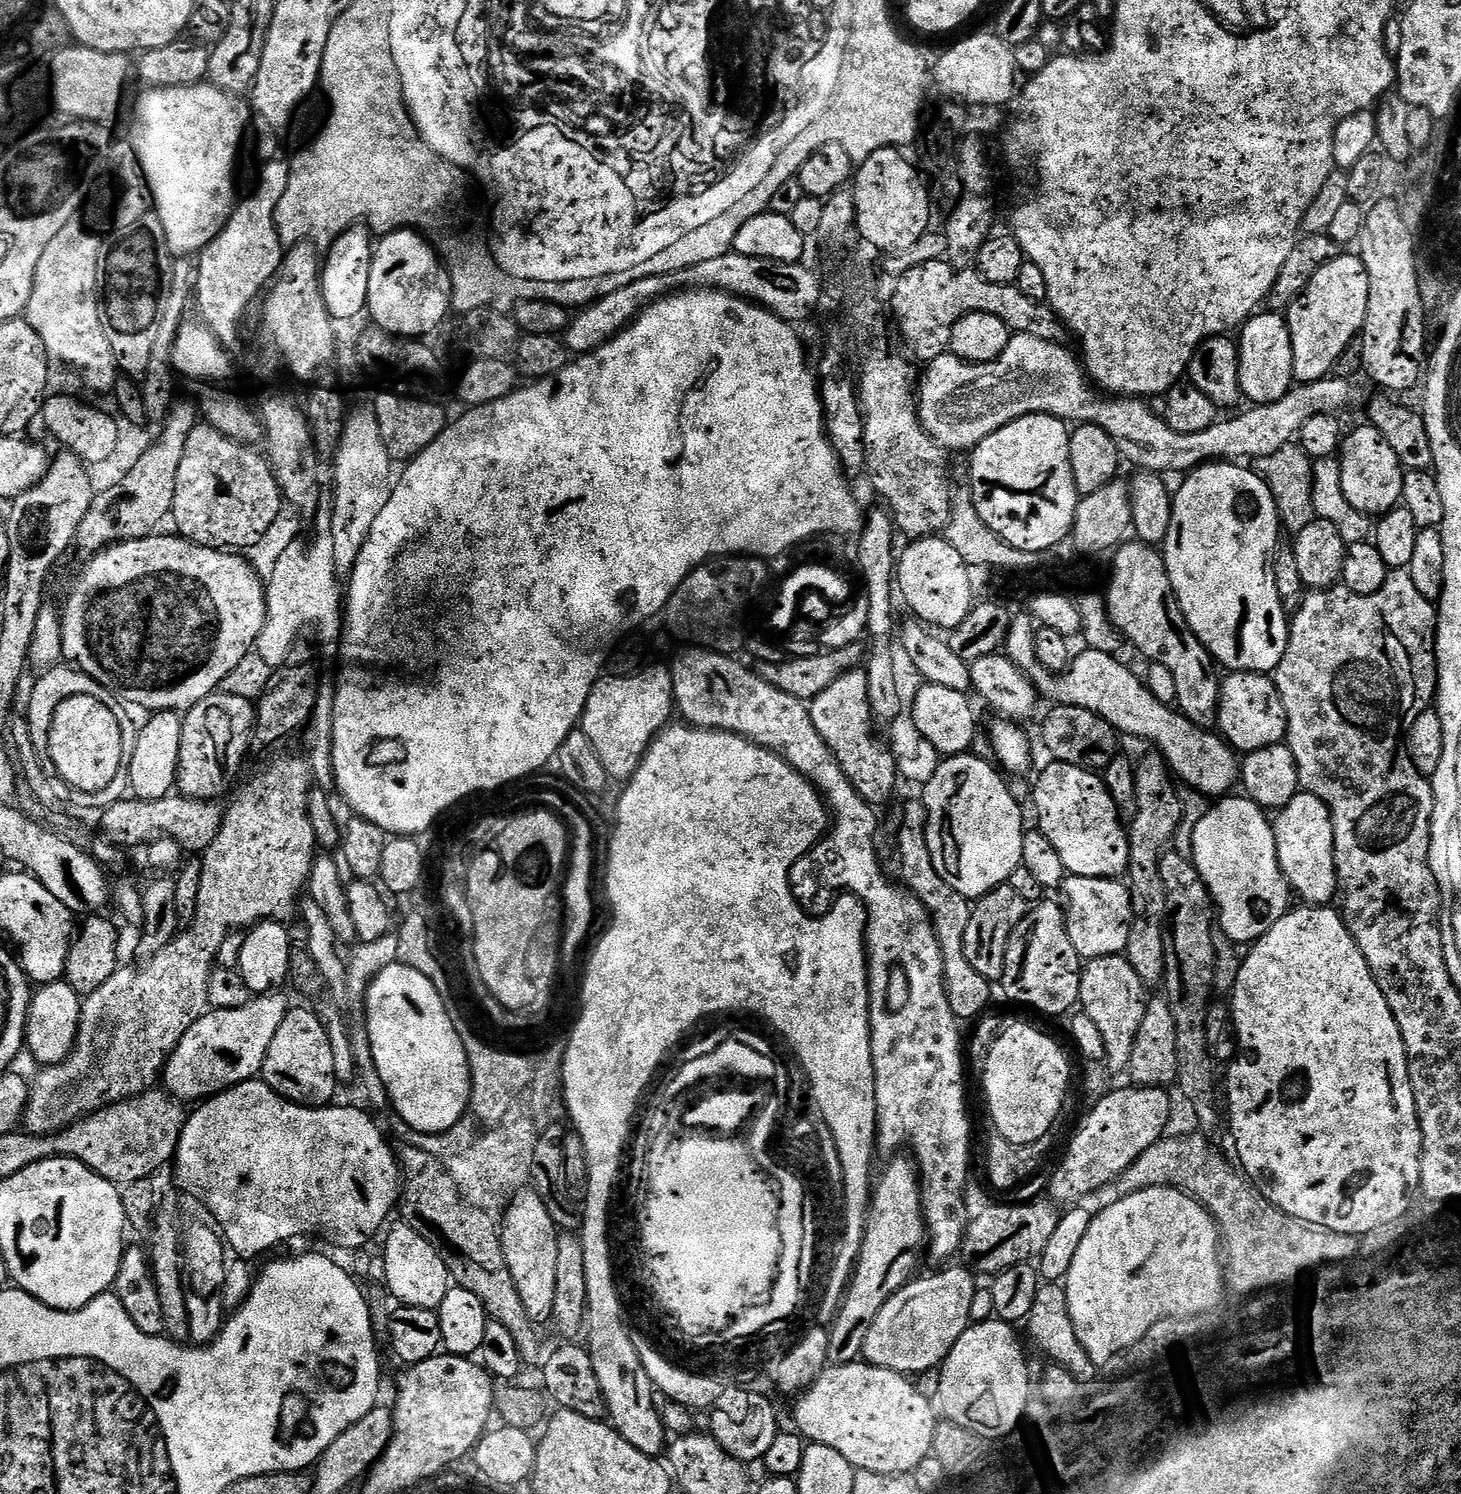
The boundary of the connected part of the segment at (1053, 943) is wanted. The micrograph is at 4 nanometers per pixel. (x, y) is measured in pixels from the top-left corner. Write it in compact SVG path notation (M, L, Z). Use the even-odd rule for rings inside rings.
M1045 898L1031 905L1022 922L1018 922L1006 946L1002 981L1006 999L1025 1004L1044 1016L1071 1013L1080 998L1082 961L1078 950L1074 950L1074 942L1070 942L1065 909L1057 901L1056 904L1051 898Z

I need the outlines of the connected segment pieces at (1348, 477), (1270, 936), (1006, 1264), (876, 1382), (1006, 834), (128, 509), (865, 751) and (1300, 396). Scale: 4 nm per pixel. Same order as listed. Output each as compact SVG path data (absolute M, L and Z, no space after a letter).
M1356 428L1343 437L1338 453L1342 493L1354 510L1369 518L1379 518L1400 504L1405 468L1398 462L1398 454L1390 450L1378 429Z
M1299 906L1293 907L1287 912L1281 920L1274 922L1274 926L1270 926L1270 930L1259 940L1255 941L1247 949L1248 957L1240 964L1240 969L1236 972L1236 981L1232 984L1232 1000L1230 999L1230 1015L1232 1017L1232 1026L1234 1029L1234 1039L1239 1048L1239 1055L1235 1057L1227 1065L1228 1068L1228 1116L1232 1119L1232 1140L1236 1143L1236 1156L1240 1159L1239 1167L1246 1173L1247 1179L1267 1198L1276 1208L1281 1208L1286 1214L1290 1214L1295 1220L1302 1222L1310 1222L1322 1226L1326 1230L1334 1230L1338 1234L1346 1234L1347 1236L1355 1236L1357 1238L1366 1238L1372 1230L1378 1230L1380 1226L1394 1221L1410 1212L1408 1199L1420 1187L1420 1159L1422 1158L1422 1130L1420 1123L1416 1117L1416 1107L1414 1106L1414 1094L1410 1086L1410 1074L1408 1073L1408 1055L1404 1049L1402 1042L1402 1034L1398 1030L1398 1022L1394 1018L1394 1014L1390 1010L1390 1006L1386 1002L1386 998L1382 994L1382 990L1378 986L1378 982L1374 982L1370 966L1366 962L1366 958L1362 958L1362 950L1358 950L1358 946L1354 942L1354 938L1348 933L1348 928L1344 924L1343 915L1339 911L1335 912L1332 906Z
M1044 1200L1037 1204L996 1204L993 1208L982 1209L977 1216L975 1213L964 1230L959 1259L964 1259L961 1261L969 1269L987 1278L995 1277L1007 1268L1035 1261L1042 1250L1046 1250L1046 1242L1050 1242L1061 1218L1057 1205Z
M867 1362L828 1366L796 1401L795 1431L805 1441L838 1450L838 1454L859 1471L903 1476L915 1473L915 1468L924 1459L929 1459L938 1416L933 1401L922 1398L915 1383L903 1372L886 1370Z
M961 754L941 759L937 772L928 784L923 785L922 799L928 815L926 846L930 850L938 878L942 878L946 886L962 894L968 901L975 902L986 893L1007 885L1010 874L1022 867L1022 838L1026 825L1019 802L1004 785L1005 777L991 763L988 765L986 761L972 755Z
M178 400L171 405L156 439L144 455L138 458L132 470L111 489L94 495L88 512L78 526L74 543L77 550L79 548L85 556L93 556L111 544L141 540L159 529L160 522L171 515L178 465L182 462L190 430L197 423L196 410L190 403Z
M853 670L830 682L818 698L811 700L810 711L814 730L824 739L857 794L872 806L886 803L896 788L898 775L891 751L883 743L872 741L874 721L867 696L866 672Z
M1016 334L1009 339L1006 350L1002 350L1002 354L994 362L966 364L957 356L941 354L930 361L925 367L928 369L925 370L924 376L922 372L918 380L920 425L934 443L949 453L964 451L967 453L979 446L990 434L994 434L994 430L1002 430L1002 426L1018 418L1030 414L1046 414L1076 426L1093 424L1106 430L1106 434L1110 434L1110 438L1116 443L1116 449L1120 451L1121 457L1127 463L1129 460L1130 463L1136 464L1132 466L1137 469L1157 474L1169 474L1168 472L1187 474L1202 464L1224 461L1253 462L1256 459L1266 458L1267 455L1281 450L1282 446L1293 443L1299 437L1304 423L1314 418L1314 414L1340 414L1340 411L1352 400L1352 388L1346 381L1325 378L1309 384L1296 384L1282 398L1278 398L1278 402L1249 407L1249 412L1244 412L1241 416L1232 416L1229 420L1221 419L1206 430L1198 430L1198 434L1178 434L1170 430L1163 419L1152 414L1143 399L1101 398L1090 387L1082 371L1081 361L1075 355L1072 357L1066 349L1059 348L1060 346L1059 343L1034 338L1030 334Z

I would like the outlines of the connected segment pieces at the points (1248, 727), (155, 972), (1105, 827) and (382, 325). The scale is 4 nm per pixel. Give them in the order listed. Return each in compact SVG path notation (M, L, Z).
M1233 672L1225 677L1219 685L1214 724L1228 747L1247 754L1281 743L1288 735L1288 723L1275 679L1259 672Z
M284 756L266 765L253 780L241 786L232 805L227 805L214 842L210 842L202 854L196 917L191 927L181 931L164 949L154 954L141 972L133 974L136 985L129 996L104 996L118 982L116 976L111 976L98 986L95 995L99 998L88 998L81 1003L80 1026L71 1055L61 1063L43 1067L36 1080L31 1081L22 1121L27 1135L50 1136L111 1104L149 1091L155 1085L153 1083L159 1081L168 1055L178 1046L191 1024L209 1007L208 979L212 977L223 939L231 932L247 930L262 920L288 922L292 915L297 915L298 901L305 891L318 852L316 835L308 817L308 793L313 788L313 775L307 763L292 756Z
M1049 763L1049 768L1036 780L1036 816L1040 819L1038 831L1048 839L1050 846L1058 850L1058 858L1062 858L1065 873L1082 878L1120 878L1130 867L1128 859L1128 833L1125 825L1120 825L1116 814L1118 806L1113 803L1112 796L1103 779L1095 771L1088 771L1078 766Z
M401 230L389 232L383 237L381 244L375 245L370 266L369 296L367 315L372 315L372 320L377 329L390 336L401 338L428 338L432 331L450 316L452 307L452 287L448 270L444 267L435 249L427 240L414 230Z

